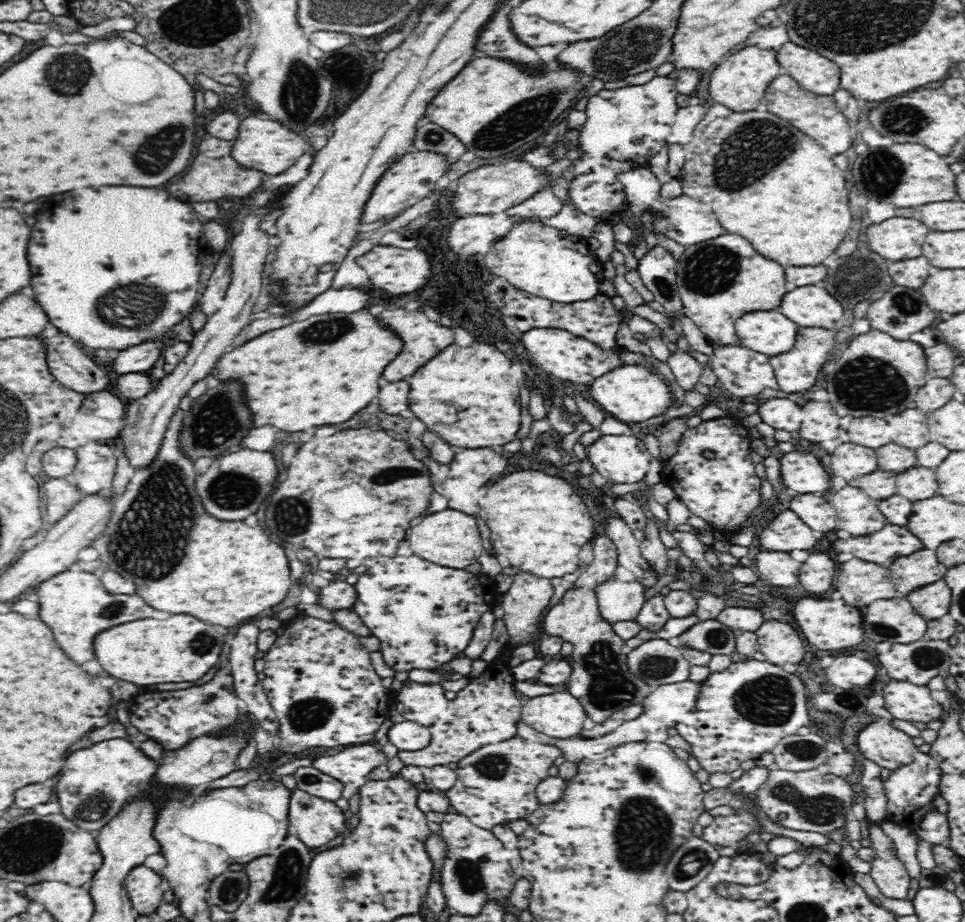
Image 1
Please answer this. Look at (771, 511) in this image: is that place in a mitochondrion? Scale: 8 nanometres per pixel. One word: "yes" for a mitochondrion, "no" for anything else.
no

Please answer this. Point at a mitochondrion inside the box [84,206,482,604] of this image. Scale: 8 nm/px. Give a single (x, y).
(133, 546)

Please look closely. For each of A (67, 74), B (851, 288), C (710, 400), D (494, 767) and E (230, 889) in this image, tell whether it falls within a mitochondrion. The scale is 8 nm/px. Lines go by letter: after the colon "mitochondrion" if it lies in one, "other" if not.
A: mitochondrion
B: mitochondrion
C: other
D: mitochondrion
E: mitochondrion

